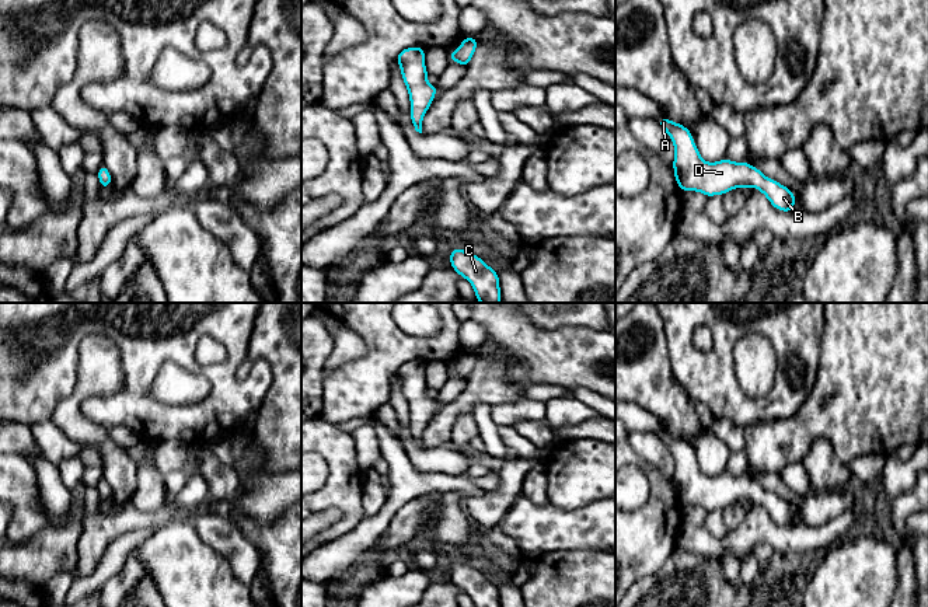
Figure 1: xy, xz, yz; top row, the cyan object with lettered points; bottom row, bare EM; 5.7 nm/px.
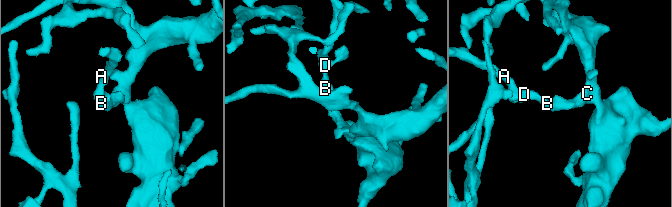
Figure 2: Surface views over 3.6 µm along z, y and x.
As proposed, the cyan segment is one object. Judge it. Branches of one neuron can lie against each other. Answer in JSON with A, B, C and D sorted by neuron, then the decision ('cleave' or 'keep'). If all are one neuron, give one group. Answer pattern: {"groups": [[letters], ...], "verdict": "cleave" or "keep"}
{"groups": [["A", "B", "C", "D"]], "verdict": "keep"}

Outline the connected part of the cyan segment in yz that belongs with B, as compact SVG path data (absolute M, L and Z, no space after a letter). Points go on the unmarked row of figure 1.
M667 432L656 436L673 454L673 484L681 506L702 506L709 512L718 507L725 509L735 502L747 503L754 500L767 510L777 524L793 526L796 512L789 502L767 492L757 481L746 475L733 477L725 472L716 477L707 477L701 472L692 449L684 439L671 436Z

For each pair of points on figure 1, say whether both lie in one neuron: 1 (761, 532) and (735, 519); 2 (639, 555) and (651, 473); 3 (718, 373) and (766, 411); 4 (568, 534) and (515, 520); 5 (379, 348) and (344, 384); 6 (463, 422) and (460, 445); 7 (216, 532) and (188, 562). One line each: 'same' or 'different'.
1: different
2: same
3: same
4: same
5: same
6: same
7: different

